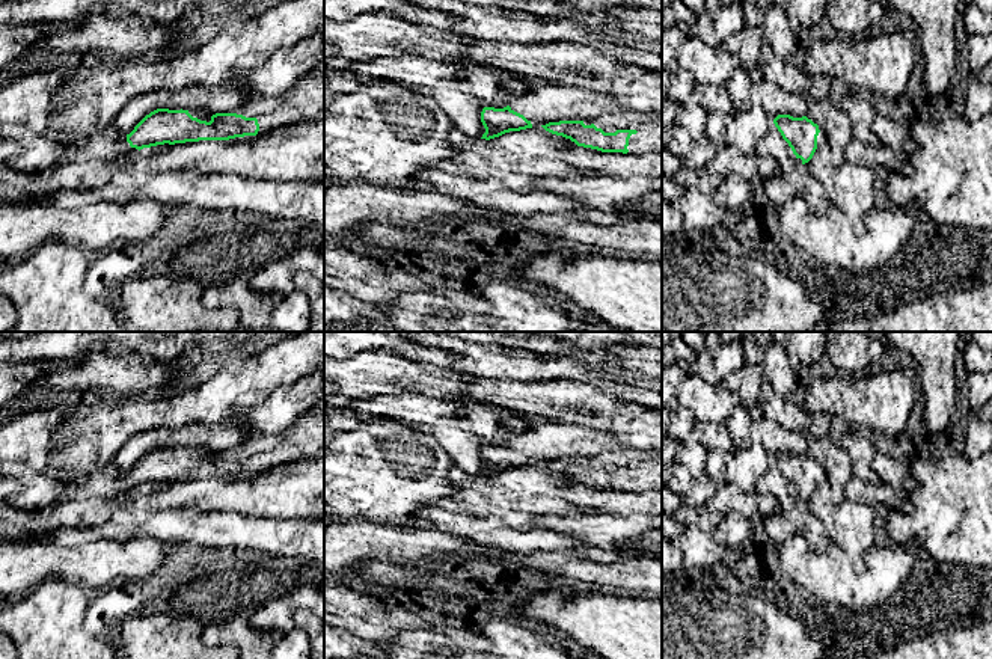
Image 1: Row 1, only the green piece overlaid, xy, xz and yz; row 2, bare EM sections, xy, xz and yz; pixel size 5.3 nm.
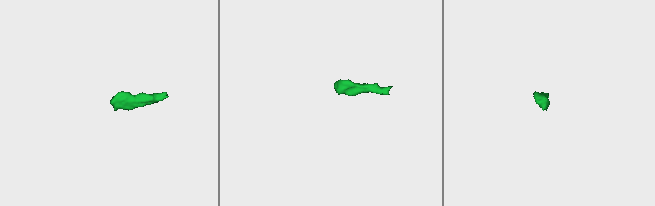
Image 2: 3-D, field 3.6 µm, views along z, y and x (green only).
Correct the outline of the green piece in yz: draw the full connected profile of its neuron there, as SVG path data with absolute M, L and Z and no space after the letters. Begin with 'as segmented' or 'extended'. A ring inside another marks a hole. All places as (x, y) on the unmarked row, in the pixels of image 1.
extended | M778 452L773 461L801 502L808 501L817 484L826 478L825 469L807 454Z

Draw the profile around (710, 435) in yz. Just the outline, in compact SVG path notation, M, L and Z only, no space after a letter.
M697 421L684 443L703 445L707 451L724 449L725 452L730 452L734 449L727 425L721 422Z

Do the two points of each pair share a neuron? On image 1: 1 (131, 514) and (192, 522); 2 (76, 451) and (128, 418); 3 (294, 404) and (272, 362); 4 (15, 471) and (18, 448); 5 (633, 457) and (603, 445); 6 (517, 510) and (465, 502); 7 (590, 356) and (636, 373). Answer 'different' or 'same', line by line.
1: different
2: same
3: different
4: different
5: same
6: same
7: same

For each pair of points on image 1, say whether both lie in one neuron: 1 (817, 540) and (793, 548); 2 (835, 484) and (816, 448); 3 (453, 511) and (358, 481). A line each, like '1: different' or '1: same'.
1: different
2: same
3: different

